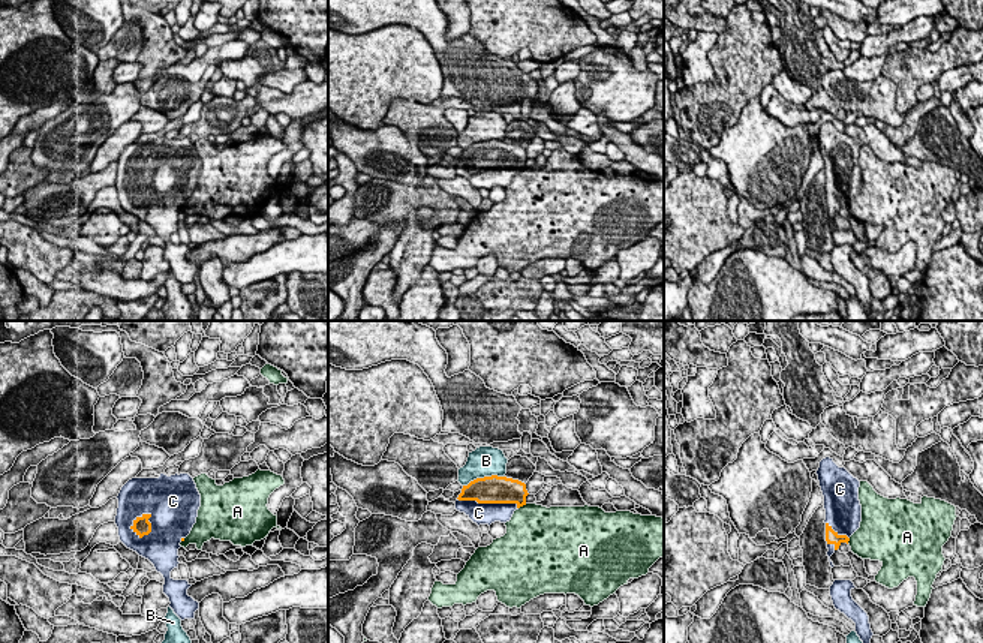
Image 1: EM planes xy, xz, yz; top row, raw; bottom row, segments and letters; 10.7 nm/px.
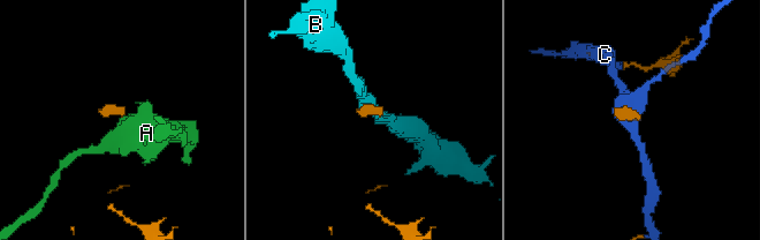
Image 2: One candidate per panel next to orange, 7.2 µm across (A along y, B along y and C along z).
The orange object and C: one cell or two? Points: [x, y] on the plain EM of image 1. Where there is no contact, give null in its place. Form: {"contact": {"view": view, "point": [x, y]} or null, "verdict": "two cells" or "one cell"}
{"contact": {"view": "xy", "point": [150, 192]}, "verdict": "one cell"}

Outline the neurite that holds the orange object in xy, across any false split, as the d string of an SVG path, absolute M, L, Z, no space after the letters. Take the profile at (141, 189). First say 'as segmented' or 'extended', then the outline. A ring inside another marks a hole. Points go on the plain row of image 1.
extended; M189 138L165 139L159 142L132 142L120 154L115 189L120 205L139 220L148 223L165 243L163 258L169 271L181 283L195 283L199 267L187 259L192 250L187 244L174 244L171 235L178 232L180 207L190 198L201 171L201 159Z

